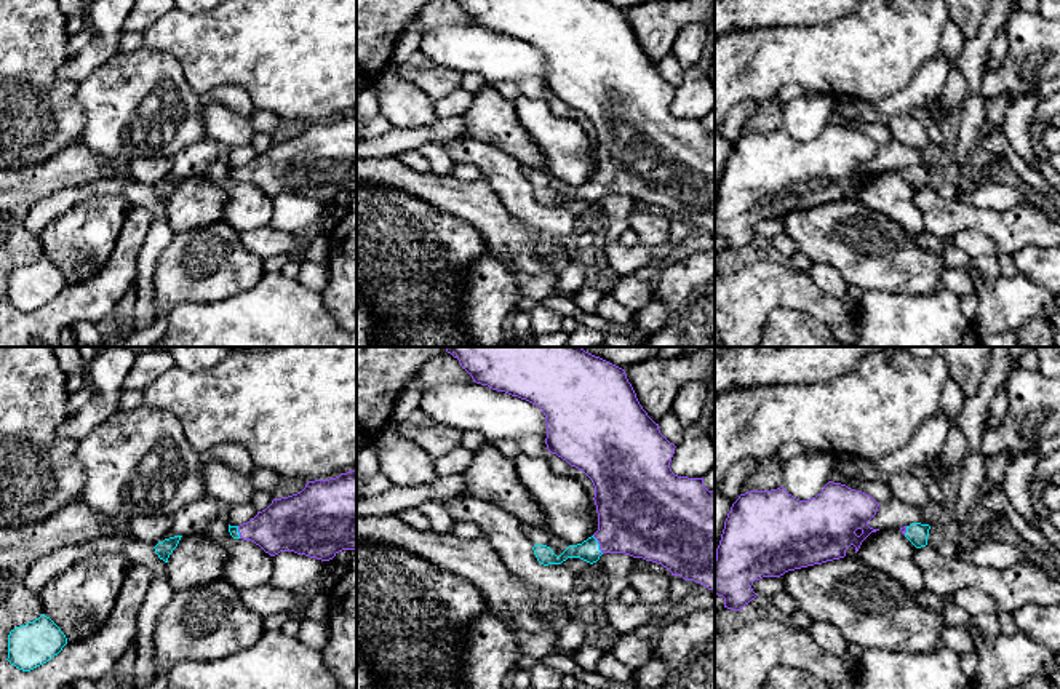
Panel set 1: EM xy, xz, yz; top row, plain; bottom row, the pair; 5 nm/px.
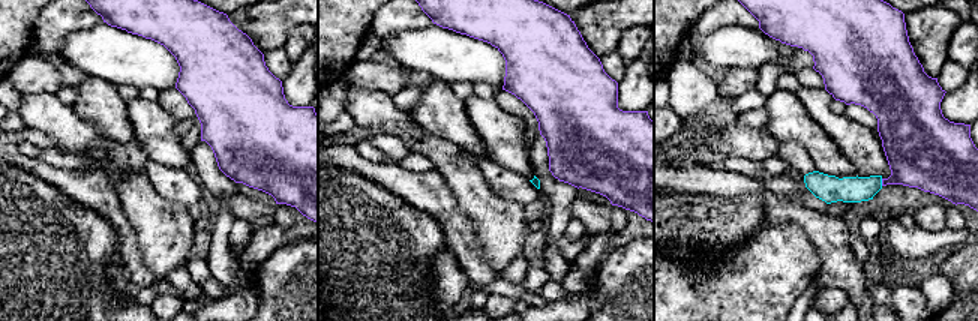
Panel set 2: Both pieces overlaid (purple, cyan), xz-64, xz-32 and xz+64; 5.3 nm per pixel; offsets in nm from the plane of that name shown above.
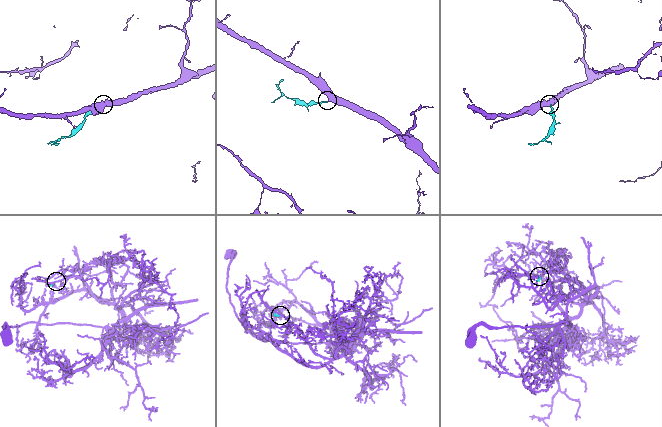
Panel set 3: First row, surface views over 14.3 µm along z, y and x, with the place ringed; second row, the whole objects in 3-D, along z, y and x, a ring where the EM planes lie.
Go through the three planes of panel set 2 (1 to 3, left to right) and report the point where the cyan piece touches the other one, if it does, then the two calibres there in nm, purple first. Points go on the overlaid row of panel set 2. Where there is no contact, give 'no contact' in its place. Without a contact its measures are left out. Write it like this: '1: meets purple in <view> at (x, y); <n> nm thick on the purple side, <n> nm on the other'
1: no contact
2: no contact
3: meets purple in xz+64 at (882, 182); 360 nm thick on the purple side, 140 nm on the other

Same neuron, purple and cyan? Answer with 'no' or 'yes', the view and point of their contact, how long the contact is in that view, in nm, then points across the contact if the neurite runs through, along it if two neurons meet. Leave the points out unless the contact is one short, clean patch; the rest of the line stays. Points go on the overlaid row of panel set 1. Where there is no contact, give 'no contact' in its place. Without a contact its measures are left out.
yes; meets purple in xz at (600, 545); contact 110 nm long; runs through xz (638, 513), (600, 545), (589, 550)

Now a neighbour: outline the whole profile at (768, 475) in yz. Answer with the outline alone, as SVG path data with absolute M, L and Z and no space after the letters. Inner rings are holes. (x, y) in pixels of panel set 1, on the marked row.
M769 459L759 462L742 486L742 494L750 491L771 491L783 486L783 462Z

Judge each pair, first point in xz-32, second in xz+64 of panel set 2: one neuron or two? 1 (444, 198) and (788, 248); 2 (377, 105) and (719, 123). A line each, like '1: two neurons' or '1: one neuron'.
1: two neurons
2: two neurons

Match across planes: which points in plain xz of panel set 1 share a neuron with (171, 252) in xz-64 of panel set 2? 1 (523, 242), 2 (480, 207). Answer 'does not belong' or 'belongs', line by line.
1: does not belong
2: does not belong

